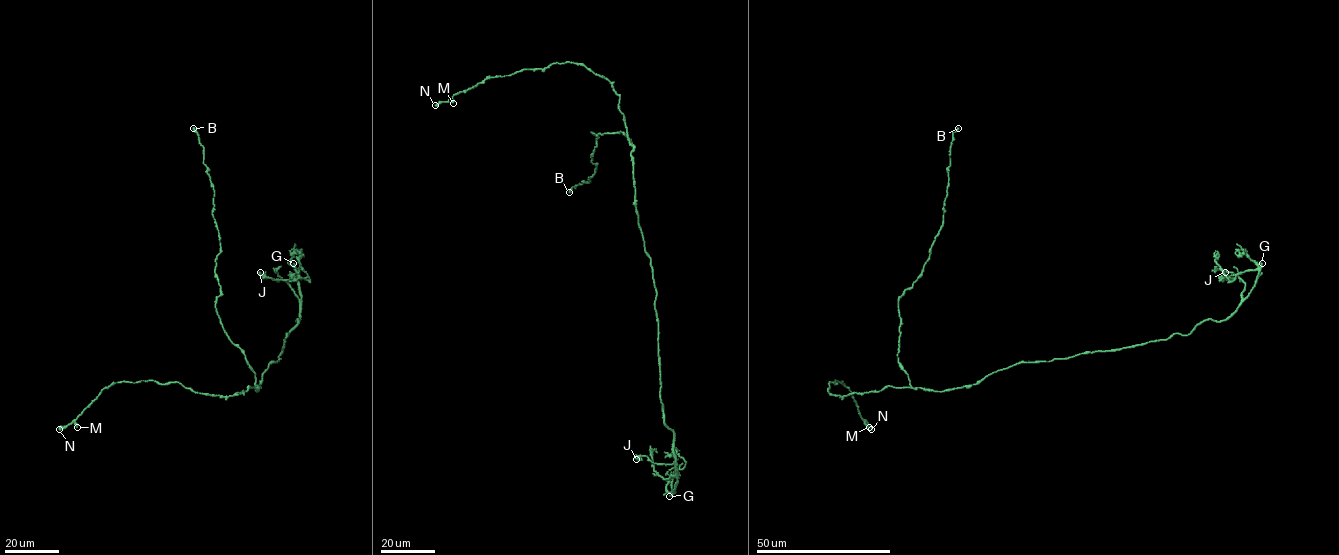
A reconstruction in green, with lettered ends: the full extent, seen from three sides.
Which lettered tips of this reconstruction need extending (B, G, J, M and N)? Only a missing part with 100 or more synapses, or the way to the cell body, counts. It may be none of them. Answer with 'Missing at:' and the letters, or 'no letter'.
Missing at: G

